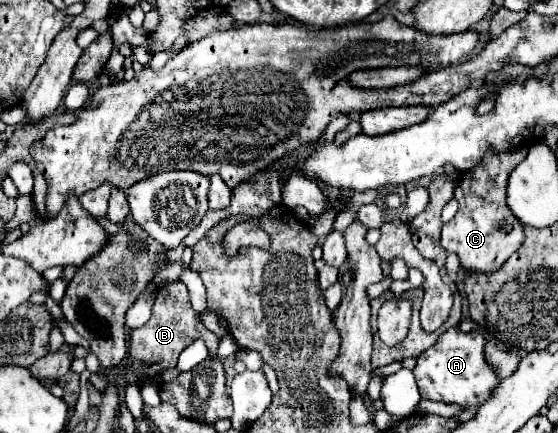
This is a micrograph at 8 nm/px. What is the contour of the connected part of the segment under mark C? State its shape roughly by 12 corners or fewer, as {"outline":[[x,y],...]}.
{"outline":[[526,148],[462,172],[442,248],[468,272],[498,272],[524,244],[506,204]]}

